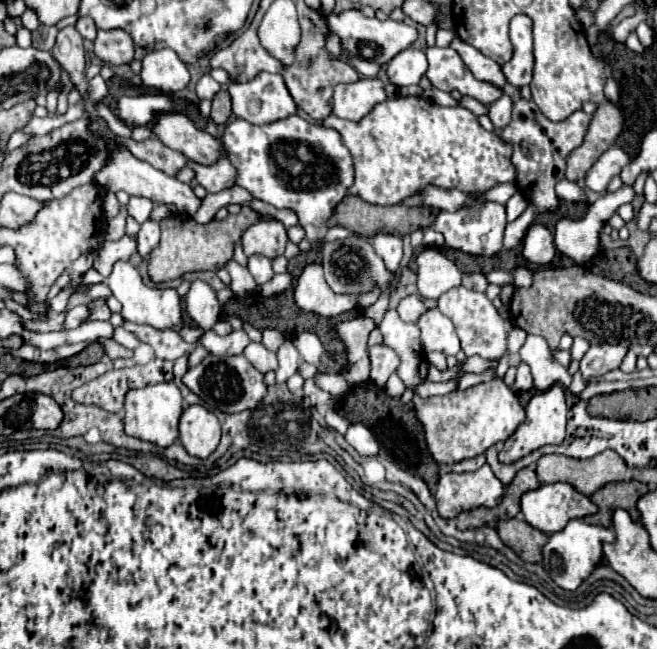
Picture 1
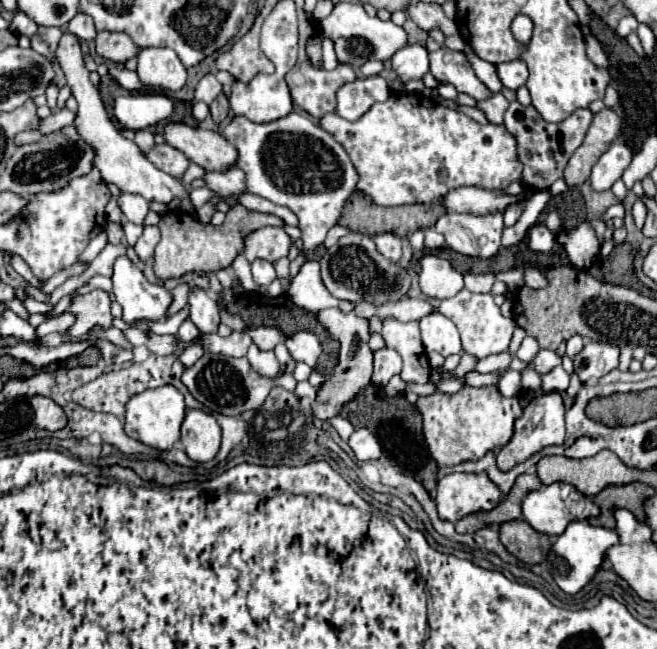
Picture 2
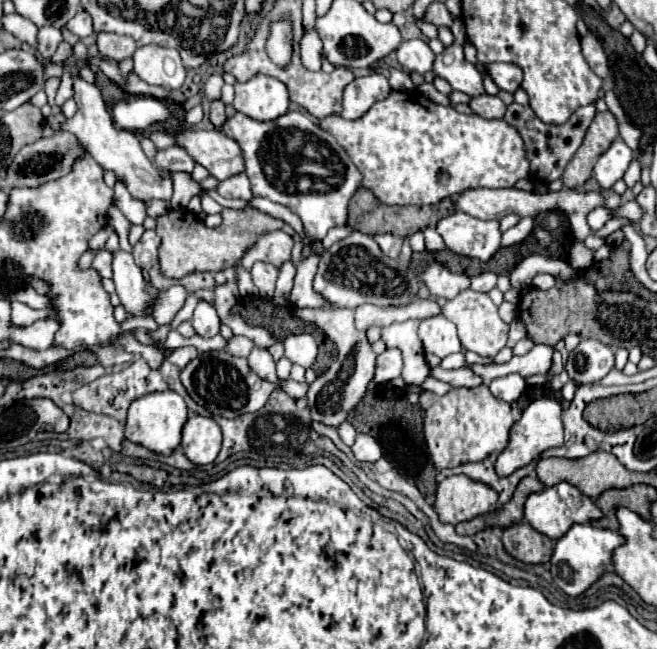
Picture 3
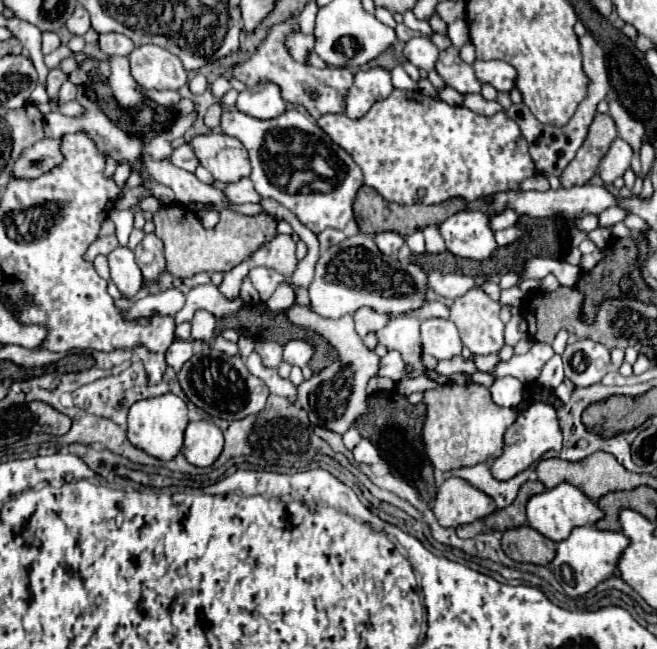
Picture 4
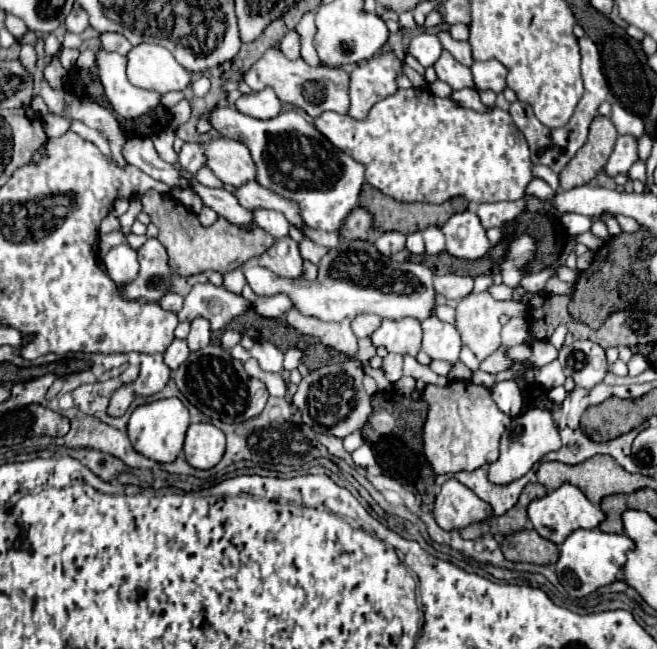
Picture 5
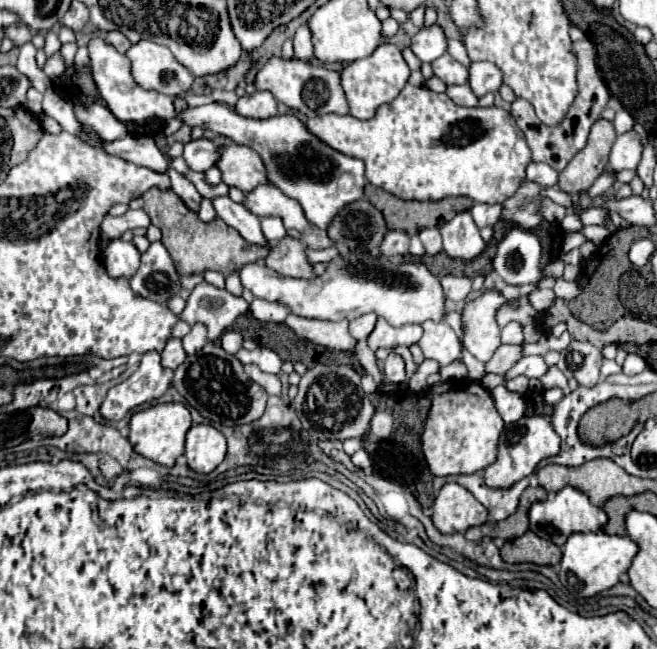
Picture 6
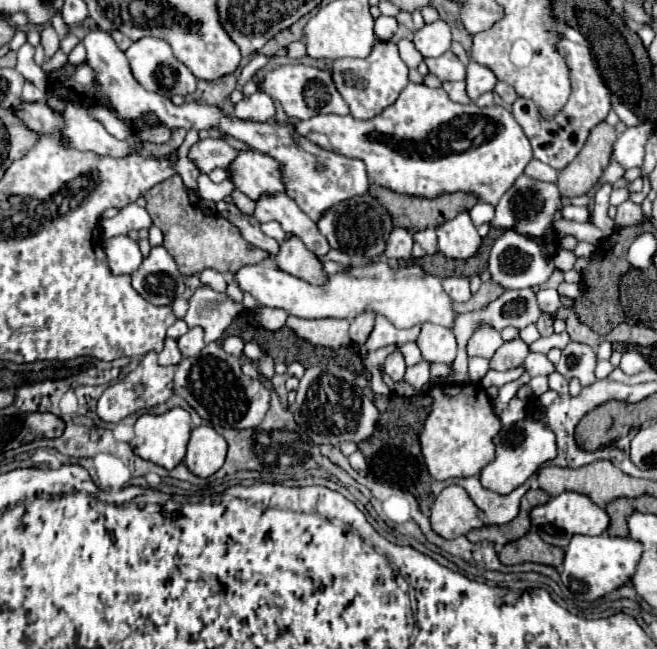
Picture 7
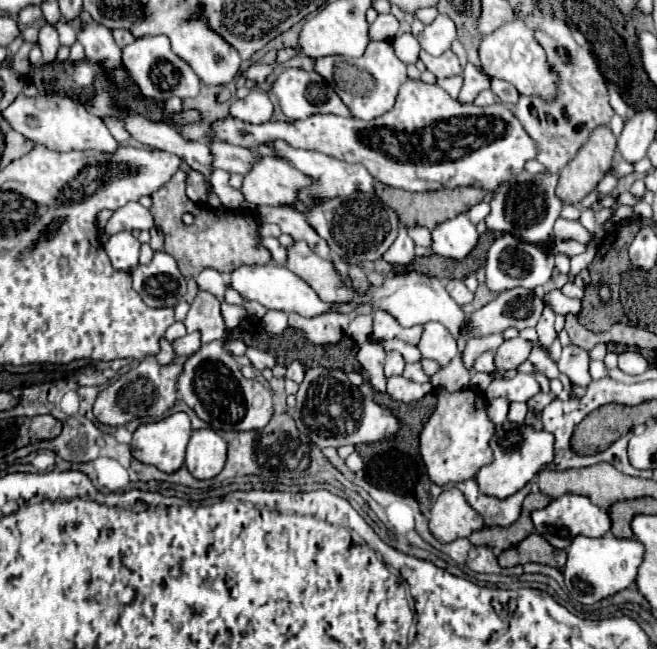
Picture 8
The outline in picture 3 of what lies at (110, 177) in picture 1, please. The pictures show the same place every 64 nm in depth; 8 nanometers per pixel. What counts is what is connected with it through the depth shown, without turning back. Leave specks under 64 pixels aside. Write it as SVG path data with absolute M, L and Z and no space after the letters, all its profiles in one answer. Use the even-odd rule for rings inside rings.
M70 56L62 62L64 66L72 68L72 82L74 82L74 100L78 104L78 112L66 120L66 124L62 124L62 130L68 130L72 134L76 134L76 138L80 140L80 144L88 150L88 154L104 168L114 172L116 180L124 182L128 192L134 198L140 198L144 202L148 200L170 200L172 198L172 184L170 184L170 176L166 172L162 172L158 166L154 166L148 156L142 152L140 148L140 140L136 134L128 132L128 130L120 130L118 126L114 126L112 116L106 110L106 104L102 100L100 90L96 88L96 84L88 84L84 78L80 78L80 68L76 64L76 60Z

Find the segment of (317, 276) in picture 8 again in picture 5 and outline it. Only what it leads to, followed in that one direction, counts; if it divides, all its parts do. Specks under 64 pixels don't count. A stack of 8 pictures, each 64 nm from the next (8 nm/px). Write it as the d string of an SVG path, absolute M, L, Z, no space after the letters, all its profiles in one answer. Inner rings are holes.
M290 236L278 238L262 256L256 258L256 262L264 268L272 268L272 272L278 276L298 278L302 274L300 250Z

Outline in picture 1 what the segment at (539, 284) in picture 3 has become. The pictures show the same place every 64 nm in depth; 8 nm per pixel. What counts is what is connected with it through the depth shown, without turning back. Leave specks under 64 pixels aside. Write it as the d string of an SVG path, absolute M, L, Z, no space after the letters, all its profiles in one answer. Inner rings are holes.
M516 268L512 274L514 286L530 286L532 284L532 272L528 268Z

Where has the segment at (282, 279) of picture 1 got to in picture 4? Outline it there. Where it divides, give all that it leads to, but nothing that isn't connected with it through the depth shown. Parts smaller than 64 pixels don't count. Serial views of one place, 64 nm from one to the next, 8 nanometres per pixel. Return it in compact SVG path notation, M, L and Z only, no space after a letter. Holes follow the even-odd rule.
M228 110L222 114L220 128L224 134L238 138L248 150L248 158L252 166L250 180L254 182L254 188L260 196L272 198L282 206L286 206L288 210L292 210L300 218L300 222L316 234L320 234L326 228L344 230L344 226L352 220L352 202L358 188L362 186L362 170L358 168L358 164L354 164L352 156L344 148L334 144L330 136L322 132L322 128L314 120L308 120L298 110L286 110L284 114L272 120L258 120L238 110ZM294 172L300 172L300 176L296 178Z

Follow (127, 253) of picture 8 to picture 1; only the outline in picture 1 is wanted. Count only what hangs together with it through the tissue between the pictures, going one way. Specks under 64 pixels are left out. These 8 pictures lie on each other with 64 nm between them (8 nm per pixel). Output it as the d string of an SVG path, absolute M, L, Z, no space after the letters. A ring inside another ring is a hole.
M116 262L112 274L104 280L108 288L112 290L112 296L120 300L122 304L122 318L136 322L136 324L148 324L156 330L174 330L180 332L184 328L184 318L182 318L182 298L174 288L148 288L138 270L130 262Z

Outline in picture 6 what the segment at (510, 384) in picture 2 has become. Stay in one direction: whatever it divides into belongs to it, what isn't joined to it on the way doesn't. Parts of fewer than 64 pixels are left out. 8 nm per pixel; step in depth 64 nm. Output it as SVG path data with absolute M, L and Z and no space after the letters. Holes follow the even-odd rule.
M506 384L496 386L492 390L492 398L494 398L496 408L498 408L500 416L504 418L504 422L510 424L510 422L516 422L516 420L520 420L524 416L526 406L524 406L524 400L522 400L522 396L518 392L510 392L504 386Z

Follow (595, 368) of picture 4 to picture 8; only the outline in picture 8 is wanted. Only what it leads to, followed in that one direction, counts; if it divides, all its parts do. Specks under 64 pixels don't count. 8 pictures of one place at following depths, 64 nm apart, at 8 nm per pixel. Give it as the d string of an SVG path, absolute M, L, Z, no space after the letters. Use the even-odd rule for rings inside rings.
M568 344L562 350L562 356L558 360L558 370L560 374L568 376L572 384L580 384L580 386L588 386L590 384L590 372L588 372L588 364L590 364L590 354L588 350Z

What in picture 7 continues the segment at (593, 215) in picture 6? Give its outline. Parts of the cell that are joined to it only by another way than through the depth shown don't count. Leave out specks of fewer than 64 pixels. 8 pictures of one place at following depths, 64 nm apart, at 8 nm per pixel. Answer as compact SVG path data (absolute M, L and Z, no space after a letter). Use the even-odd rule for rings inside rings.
M564 206L562 214L566 220L576 220L576 222L588 222L592 216L588 206Z

